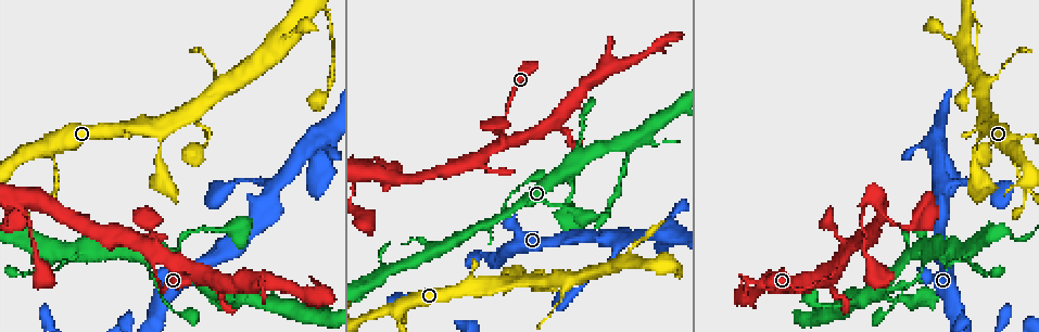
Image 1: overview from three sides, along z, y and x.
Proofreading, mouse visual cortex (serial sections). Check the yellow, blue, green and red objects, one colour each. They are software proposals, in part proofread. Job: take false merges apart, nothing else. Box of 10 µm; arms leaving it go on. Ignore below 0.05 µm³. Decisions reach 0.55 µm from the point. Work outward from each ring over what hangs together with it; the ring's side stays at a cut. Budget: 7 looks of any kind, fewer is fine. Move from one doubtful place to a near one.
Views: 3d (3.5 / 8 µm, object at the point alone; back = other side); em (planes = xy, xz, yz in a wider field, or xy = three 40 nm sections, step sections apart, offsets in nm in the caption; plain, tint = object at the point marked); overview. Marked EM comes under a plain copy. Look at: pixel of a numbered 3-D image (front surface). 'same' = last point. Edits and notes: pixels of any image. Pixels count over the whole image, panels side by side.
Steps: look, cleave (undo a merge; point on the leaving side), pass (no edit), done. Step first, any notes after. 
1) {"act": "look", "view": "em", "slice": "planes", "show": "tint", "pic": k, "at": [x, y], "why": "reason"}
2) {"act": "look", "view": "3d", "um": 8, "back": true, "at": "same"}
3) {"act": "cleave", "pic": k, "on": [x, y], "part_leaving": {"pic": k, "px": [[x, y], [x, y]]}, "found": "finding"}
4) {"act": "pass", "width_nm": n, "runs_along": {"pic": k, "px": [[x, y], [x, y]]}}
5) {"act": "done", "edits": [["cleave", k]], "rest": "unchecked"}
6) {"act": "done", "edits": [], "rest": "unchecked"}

{"act": "look", "view": "3d", "um": 3.5, "pic": 1, "at": [917, 248], "why": "small branch off a trunk"}

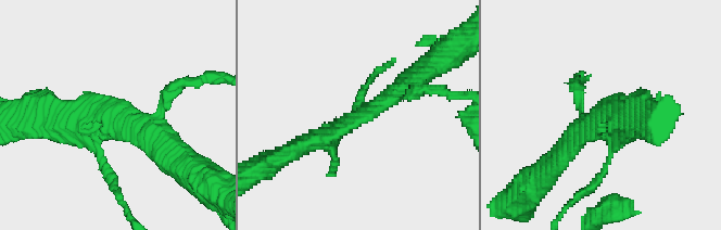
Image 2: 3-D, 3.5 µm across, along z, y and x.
{"act": "look", "view": "em", "slice": "planes", "show": "tint", "pic": 2, "at": [117, 119], "why": "shape alone is not enough"}

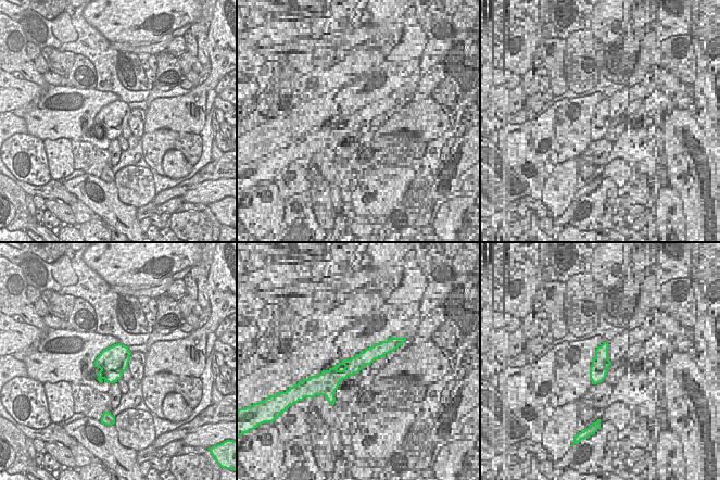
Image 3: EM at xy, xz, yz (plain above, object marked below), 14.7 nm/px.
{"act": "pass", "runs_along": {"pic": 2, "px": [[413, 78], [339, 131], [295, 148]]}, "found": "one cell here"}

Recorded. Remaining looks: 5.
{"act": "look", "view": "3d", "um": 3.5, "pic": 1, "at": [151, 258]}

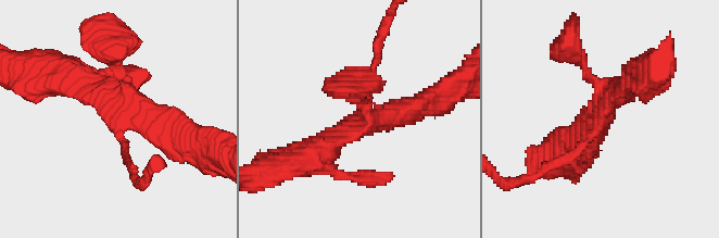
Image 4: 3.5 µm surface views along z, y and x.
{"act": "look", "view": "em", "slice": "xy", "step": 1, "show": "tint", "pic": 4, "at": [602, 121], "arms": 4, "arm_widths_nm": [150, 150, 350, 400], "why": "need the tissue"}

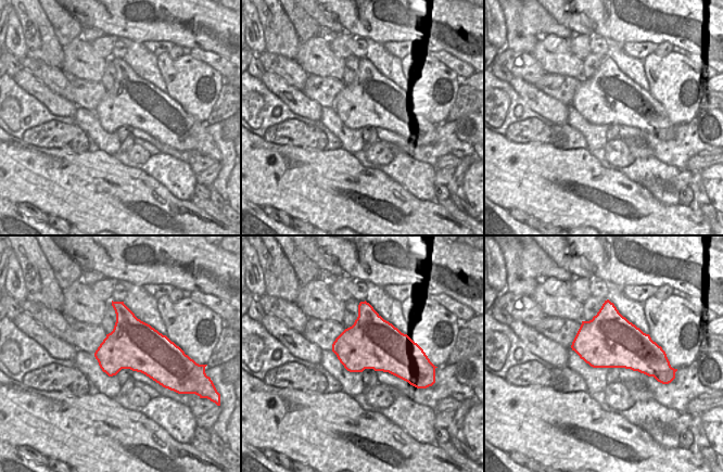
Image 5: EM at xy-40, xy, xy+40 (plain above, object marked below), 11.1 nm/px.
{"act": "pass", "runs_along": {"pic": 4, "px": [[551, 166], [636, 79]]}, "found": "all the same cell"}

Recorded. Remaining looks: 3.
{"act": "look", "view": "3d", "um": 3.5, "back": true, "pic": 1, "at": [369, 174], "why": "three-way junction"}

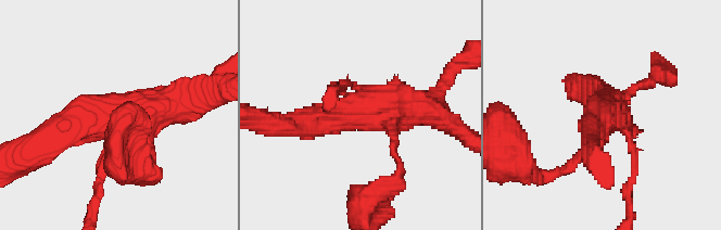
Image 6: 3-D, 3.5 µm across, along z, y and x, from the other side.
{"act": "look", "view": "em", "slice": "planes", "show": "tint", "pic": 6, "at": [358, 113], "why": "shape alone is not enough"}

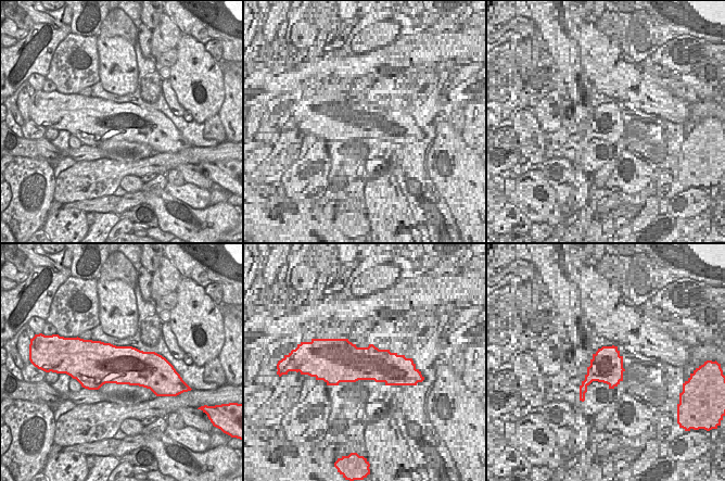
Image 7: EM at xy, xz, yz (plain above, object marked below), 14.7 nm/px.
{"act": "pass", "found": "all the same cell"}

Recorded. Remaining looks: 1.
{"act": "done", "edits": [], "rest": "unchecked"}

